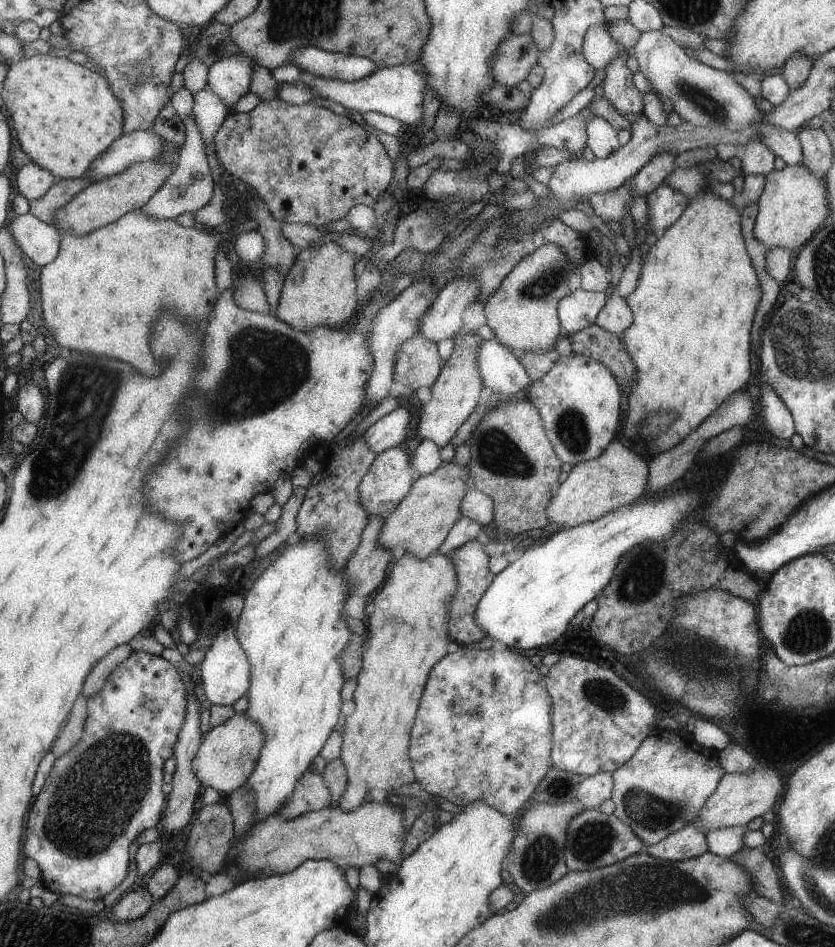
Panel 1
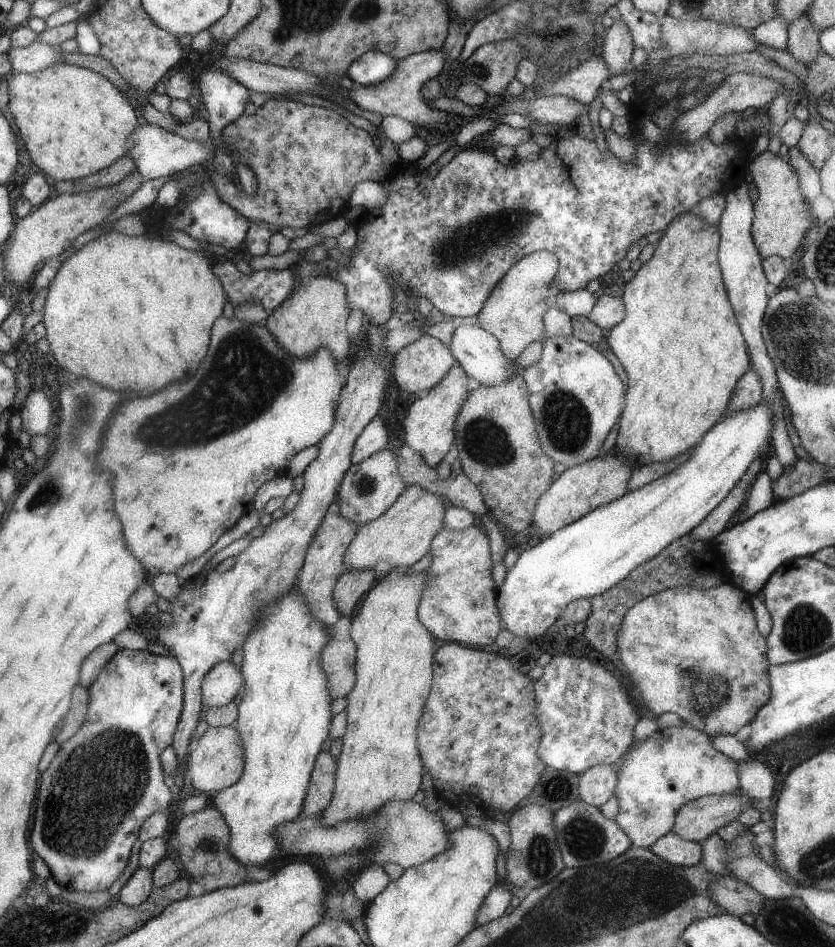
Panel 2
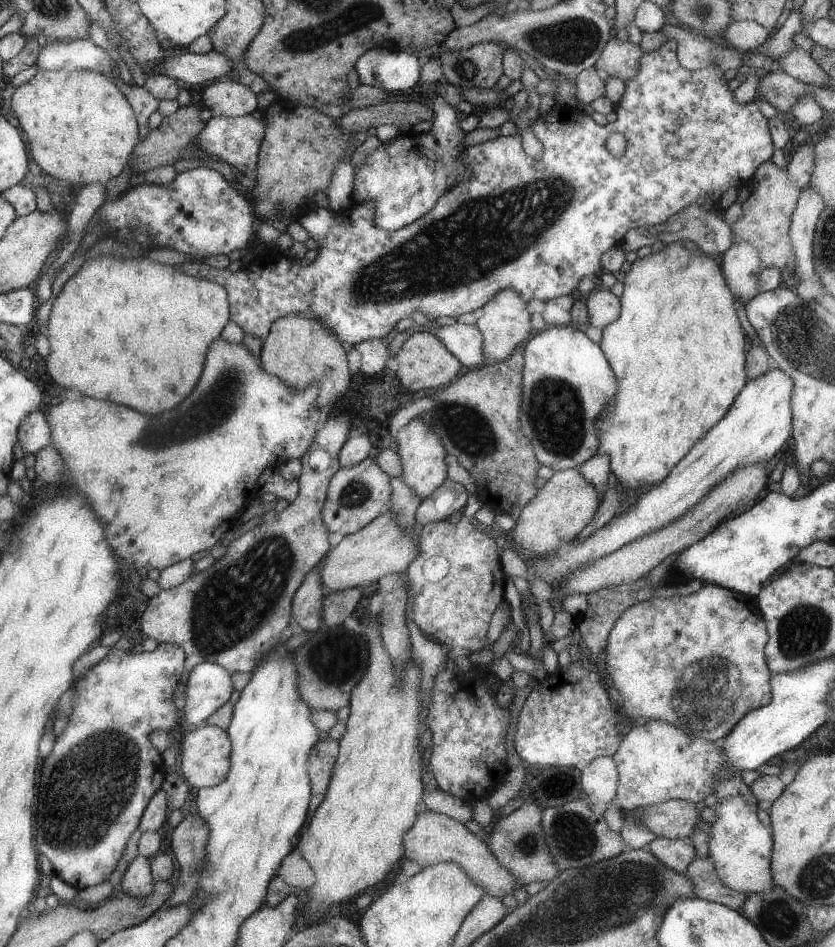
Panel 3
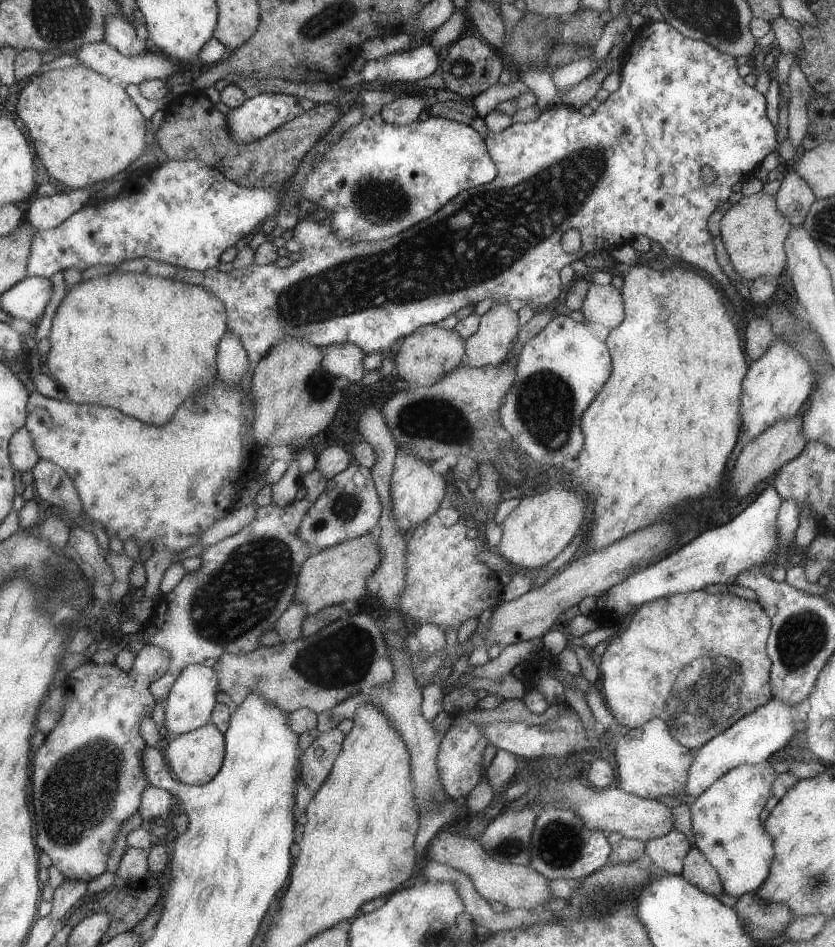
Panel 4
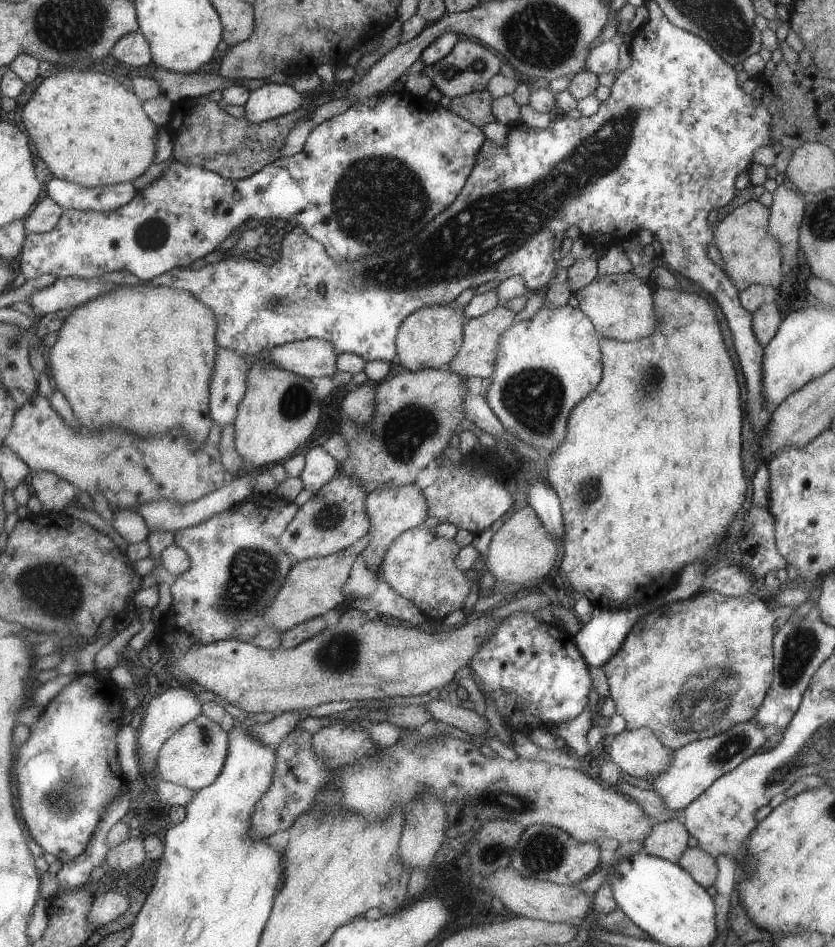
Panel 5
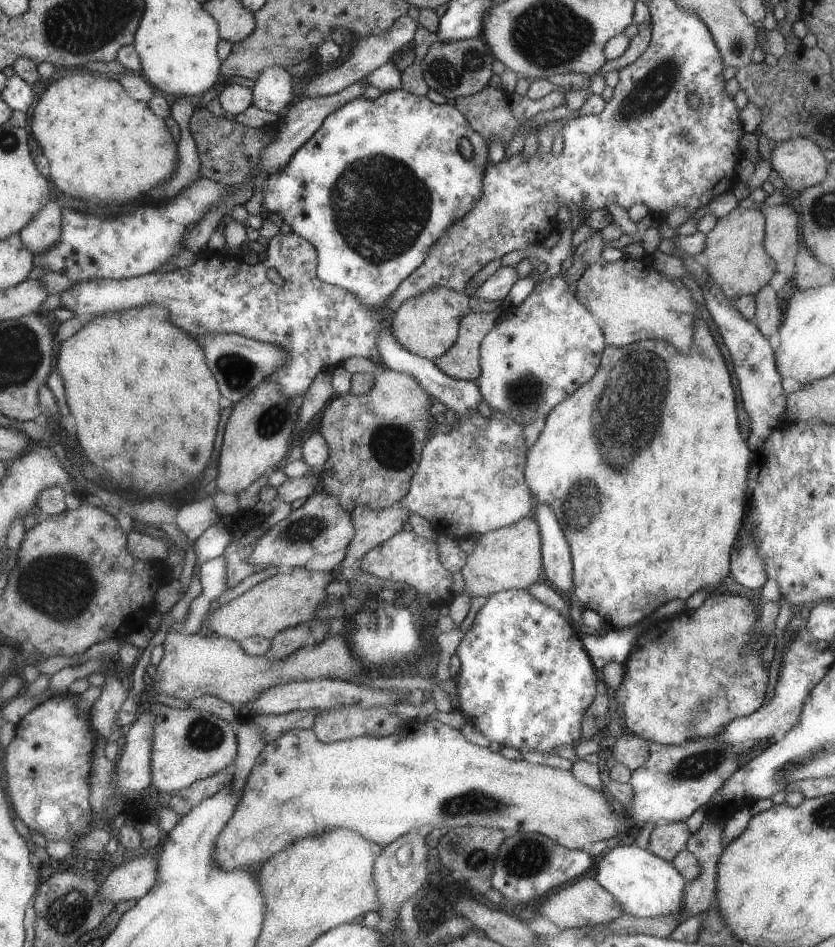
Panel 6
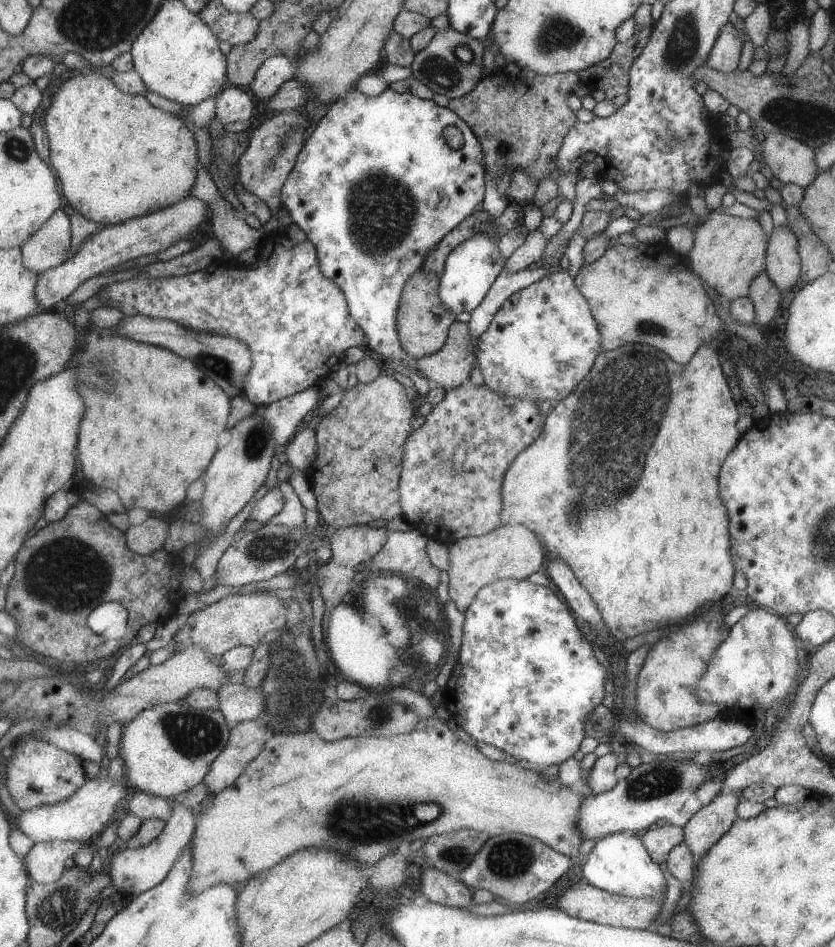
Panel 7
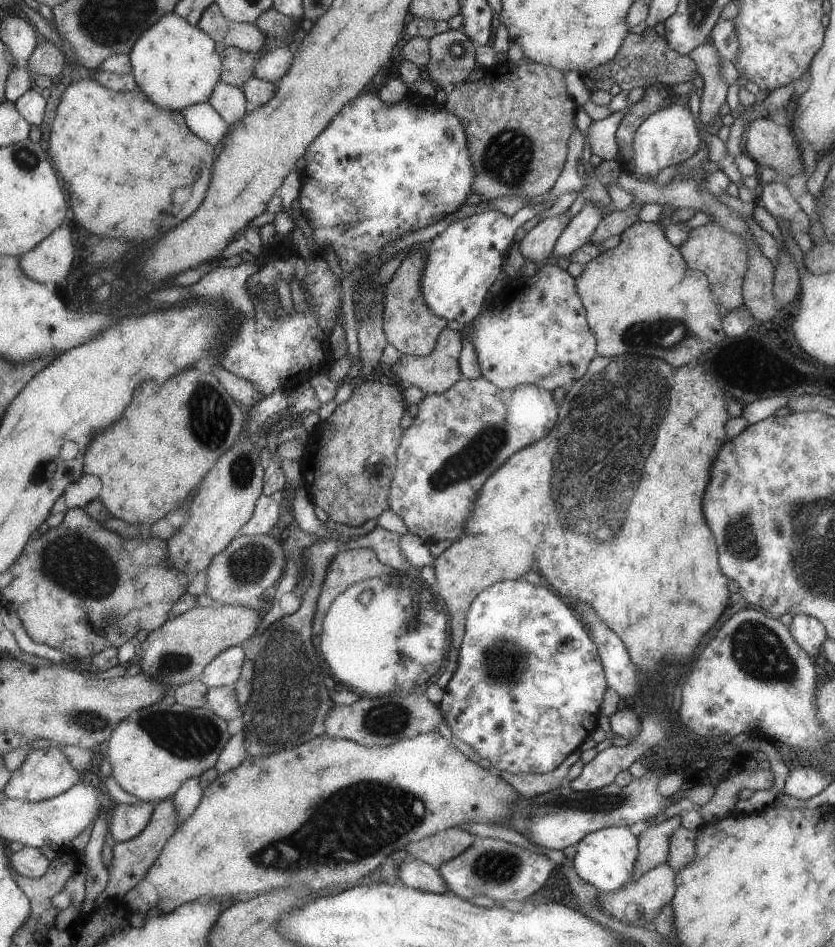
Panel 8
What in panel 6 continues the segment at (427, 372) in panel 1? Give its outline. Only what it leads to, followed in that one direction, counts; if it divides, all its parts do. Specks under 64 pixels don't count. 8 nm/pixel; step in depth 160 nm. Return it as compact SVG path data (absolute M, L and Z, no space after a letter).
M433 287L423 294L403 301L392 314L390 329L405 350L433 361L447 352L456 341L460 318L471 312L471 306L470 298L466 297L463 291Z

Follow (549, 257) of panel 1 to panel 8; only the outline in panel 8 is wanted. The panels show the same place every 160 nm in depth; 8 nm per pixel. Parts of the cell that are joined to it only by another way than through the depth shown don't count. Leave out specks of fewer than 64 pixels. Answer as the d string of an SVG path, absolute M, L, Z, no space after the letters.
M445 329L439 334L439 337L436 338L435 348L431 353L418 357L415 355L402 354L398 360L398 364L389 370L397 375L397 378L401 380L404 387L413 385L425 395L445 392L450 386L455 385L456 382L459 381L457 354L459 354L459 348L461 348L459 340L462 339L459 333L459 331L453 332L453 330Z

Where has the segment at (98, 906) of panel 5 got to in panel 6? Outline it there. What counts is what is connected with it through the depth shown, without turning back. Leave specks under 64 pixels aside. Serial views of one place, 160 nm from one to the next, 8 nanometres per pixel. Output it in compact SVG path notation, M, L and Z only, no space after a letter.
M158 852L155 854L155 858L151 854L141 856L141 858L132 856L131 860L117 867L100 886L98 892L99 900L102 903L112 902L117 904L125 901L135 902L136 899L141 898L154 885L157 872L157 855Z

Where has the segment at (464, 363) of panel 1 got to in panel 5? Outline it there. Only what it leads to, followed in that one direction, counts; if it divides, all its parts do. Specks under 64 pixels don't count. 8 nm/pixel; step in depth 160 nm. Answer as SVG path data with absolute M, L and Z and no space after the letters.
M414 482L398 487L381 485L379 489L368 492L364 509L367 511L368 521L371 523L368 530L371 538L359 556L375 572L379 572L380 562L383 560L384 554L387 553L389 545L404 530L421 526L422 522L428 517L427 508L428 505L424 499L424 492Z

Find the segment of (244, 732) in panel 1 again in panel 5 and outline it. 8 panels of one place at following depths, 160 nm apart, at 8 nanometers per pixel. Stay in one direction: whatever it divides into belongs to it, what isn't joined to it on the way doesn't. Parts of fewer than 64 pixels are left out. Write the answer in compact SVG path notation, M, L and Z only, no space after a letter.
M202 713L192 721L186 722L160 746L156 756L155 775L163 780L196 791L216 780L224 766L227 752L227 732Z

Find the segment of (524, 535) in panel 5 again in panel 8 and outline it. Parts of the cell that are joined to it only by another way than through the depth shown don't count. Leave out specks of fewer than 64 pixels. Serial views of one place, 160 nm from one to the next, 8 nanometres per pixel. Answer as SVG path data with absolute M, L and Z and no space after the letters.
M505 529L491 536L481 533L465 535L457 538L439 556L435 557L432 566L435 574L434 595L440 600L447 612L449 647L451 646L451 652L455 652L455 654L451 654L447 650L439 667L430 672L431 680L439 688L445 688L456 669L459 648L464 636L464 620L476 596L496 582L522 578L525 572L530 571L529 568L534 562L535 557L532 554L529 541L513 529Z

